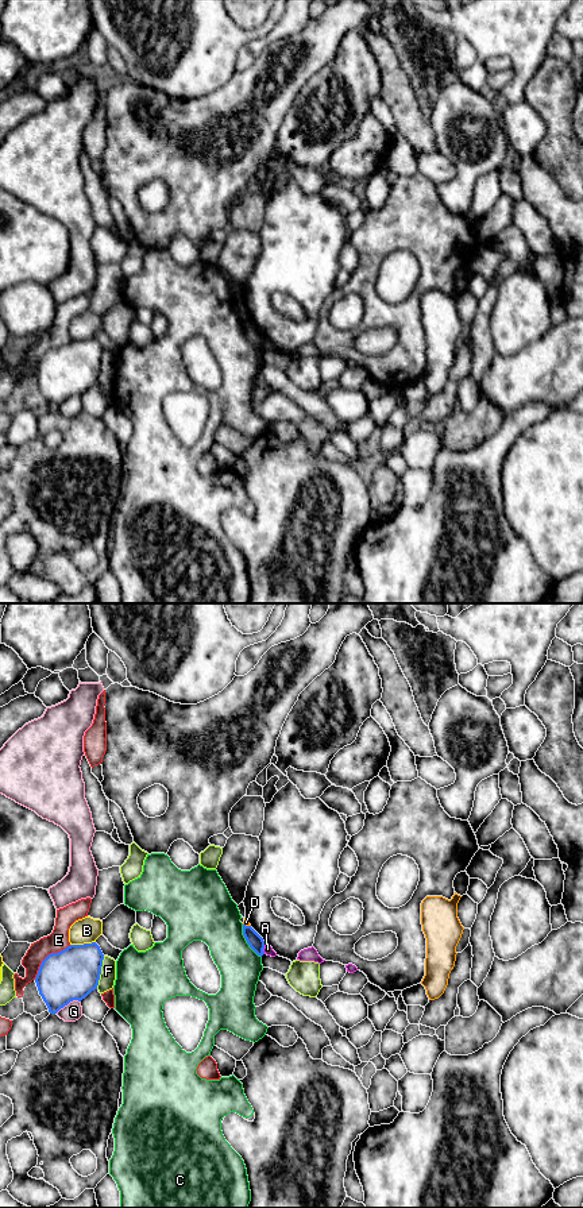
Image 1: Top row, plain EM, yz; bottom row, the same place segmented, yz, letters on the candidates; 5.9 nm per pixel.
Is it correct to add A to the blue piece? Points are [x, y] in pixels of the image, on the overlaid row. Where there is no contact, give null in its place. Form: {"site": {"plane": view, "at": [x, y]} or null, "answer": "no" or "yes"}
{"site": {"plane": "yz", "at": [263, 948]}, "answer": "no"}

